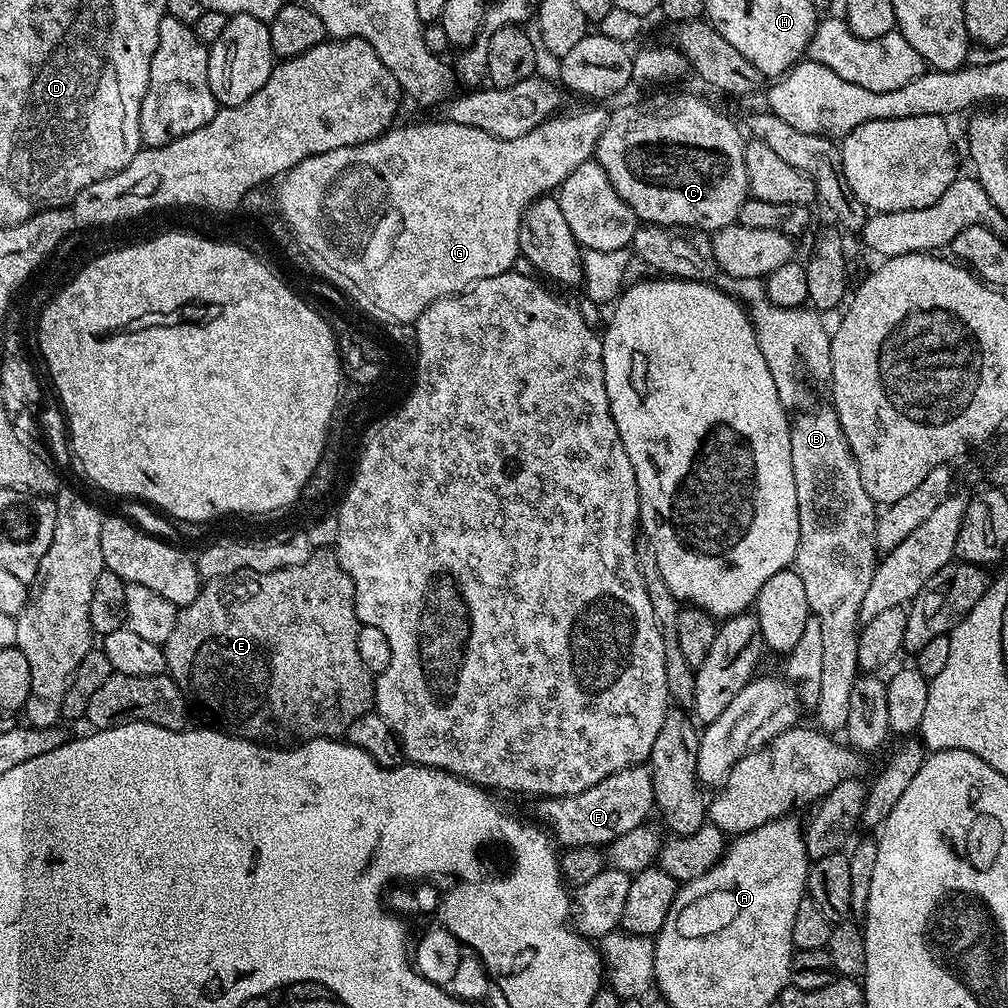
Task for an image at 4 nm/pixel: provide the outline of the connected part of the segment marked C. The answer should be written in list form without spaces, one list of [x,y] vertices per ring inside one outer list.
[[[676,90],[613,111],[606,130],[602,130],[602,138],[596,143],[594,159],[606,170],[622,202],[634,210],[637,221],[658,224],[669,230],[699,230],[711,234],[737,223],[742,202],[750,199],[744,161],[746,136],[736,129],[730,117],[723,116],[702,97],[672,91]]]

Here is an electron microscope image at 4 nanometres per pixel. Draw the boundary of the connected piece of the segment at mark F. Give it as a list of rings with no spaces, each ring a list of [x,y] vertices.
[[[647,763],[635,764],[618,774],[610,774],[610,778],[602,778],[602,782],[590,786],[590,790],[582,790],[577,796],[554,796],[541,799],[539,819],[546,825],[555,843],[565,849],[600,848],[613,844],[615,840],[622,838],[622,834],[645,823],[651,817],[648,815],[653,815],[655,802],[651,767]]]

